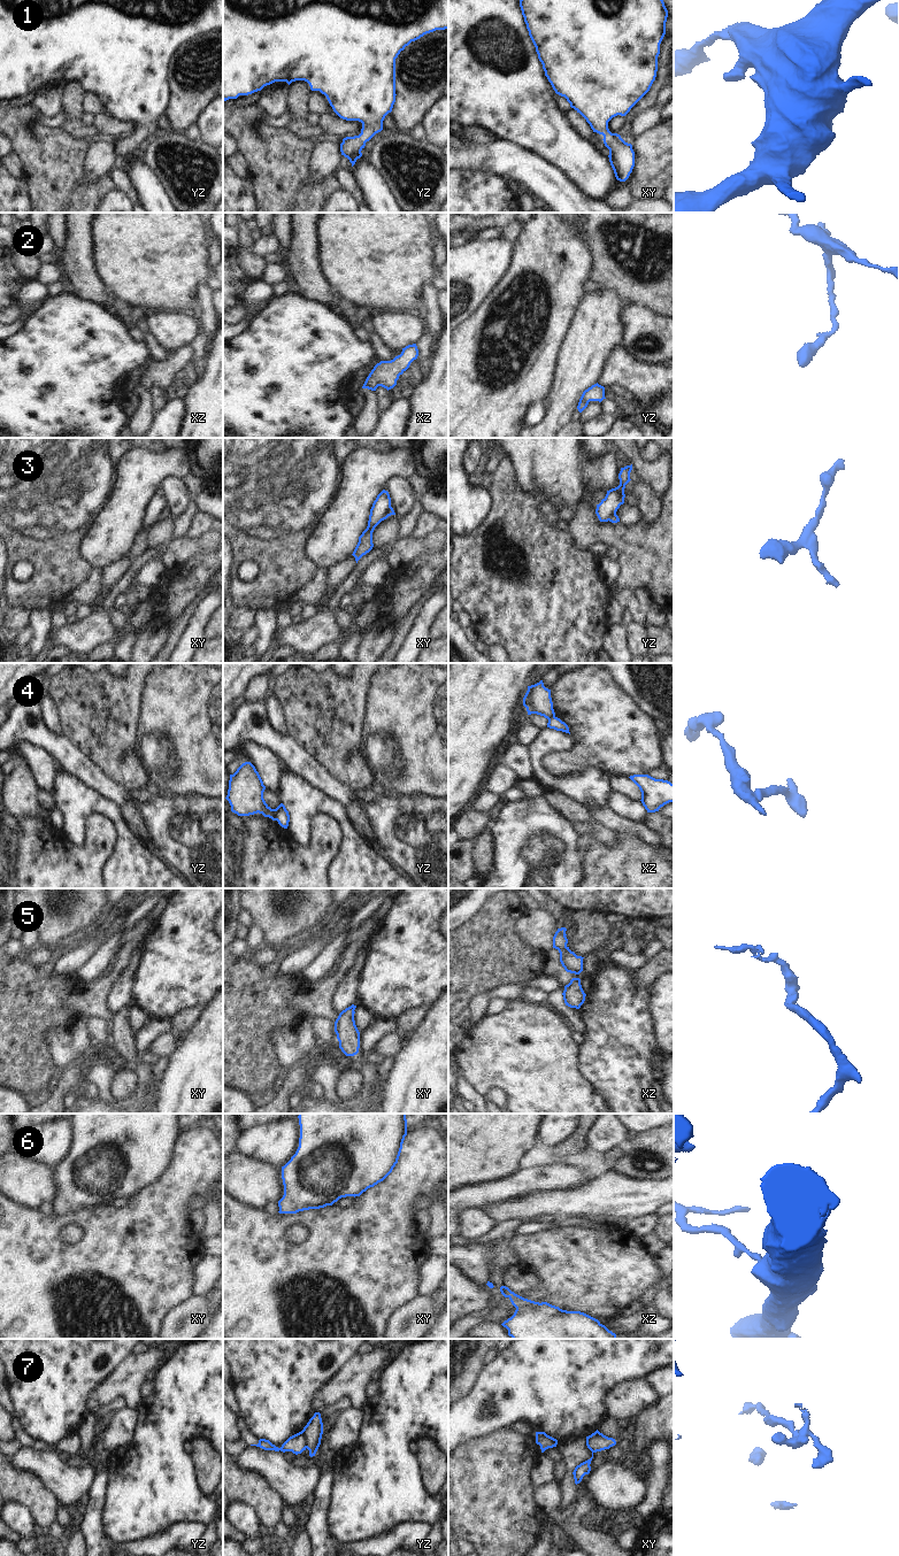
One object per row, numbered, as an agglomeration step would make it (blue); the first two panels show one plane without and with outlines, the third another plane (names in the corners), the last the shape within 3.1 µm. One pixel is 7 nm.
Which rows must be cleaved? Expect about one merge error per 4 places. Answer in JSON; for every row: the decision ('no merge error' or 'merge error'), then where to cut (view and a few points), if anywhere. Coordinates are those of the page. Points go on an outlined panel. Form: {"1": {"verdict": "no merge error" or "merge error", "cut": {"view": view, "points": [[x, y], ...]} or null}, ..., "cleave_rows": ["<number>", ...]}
{"1": {"verdict": "no merge error", "cut": null}, "2": {"verdict": "no merge error", "cut": null}, "3": {"verdict": "merge error", "cut": {"view": "xy", "points": [[390, 505], [381, 520]]}}, "4": {"verdict": "merge error", "cut": {"view": "yz", "points": [[274, 809], [276, 819]]}}, "5": {"verdict": "no merge error", "cut": null}, "6": {"verdict": "no merge error", "cut": null}, "7": {"verdict": "merge error", "cut": {"view": "yz", "points": [[301, 1431], [307, 1447]]}}, "cleave_rows": ["3", "4", "7"]}

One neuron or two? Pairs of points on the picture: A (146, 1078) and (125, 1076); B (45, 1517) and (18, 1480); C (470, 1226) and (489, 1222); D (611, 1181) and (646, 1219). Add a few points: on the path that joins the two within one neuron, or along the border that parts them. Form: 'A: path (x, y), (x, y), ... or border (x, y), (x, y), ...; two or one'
A: border (136, 1071), (136, 1088), (127, 1096), (120, 1099); two
B: path (43, 1508), (27, 1489); one
C: path (475, 1223), (484, 1222); one
D: border (654, 1212), (634, 1217); two

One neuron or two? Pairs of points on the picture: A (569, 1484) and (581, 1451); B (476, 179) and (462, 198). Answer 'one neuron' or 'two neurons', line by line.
A: one neuron
B: one neuron

